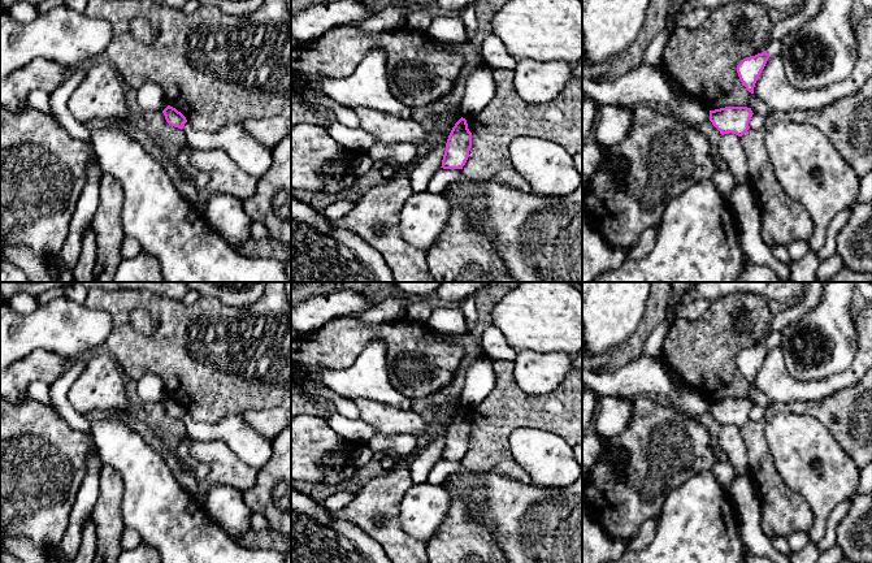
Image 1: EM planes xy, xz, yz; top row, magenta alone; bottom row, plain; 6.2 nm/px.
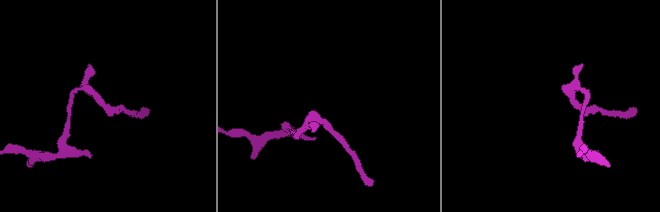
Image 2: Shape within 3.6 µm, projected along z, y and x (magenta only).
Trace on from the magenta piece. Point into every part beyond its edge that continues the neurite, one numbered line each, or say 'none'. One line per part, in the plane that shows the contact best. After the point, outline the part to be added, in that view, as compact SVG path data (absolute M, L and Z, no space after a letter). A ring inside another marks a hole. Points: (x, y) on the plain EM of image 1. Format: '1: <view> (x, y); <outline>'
1: yz (773, 340); M773 332L771 335L767 338L767 345L769 347L775 347L780 343L781 341L781 332Z

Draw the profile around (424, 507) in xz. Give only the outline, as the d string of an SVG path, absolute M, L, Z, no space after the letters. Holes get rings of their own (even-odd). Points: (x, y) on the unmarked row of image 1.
M428 481L413 484L400 502L399 519L403 530L428 543L447 519L451 502L452 495L443 485Z

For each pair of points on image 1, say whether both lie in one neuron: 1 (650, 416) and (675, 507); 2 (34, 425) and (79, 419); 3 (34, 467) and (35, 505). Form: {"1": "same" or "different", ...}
{"1": "different", "2": "different", "3": "same"}

